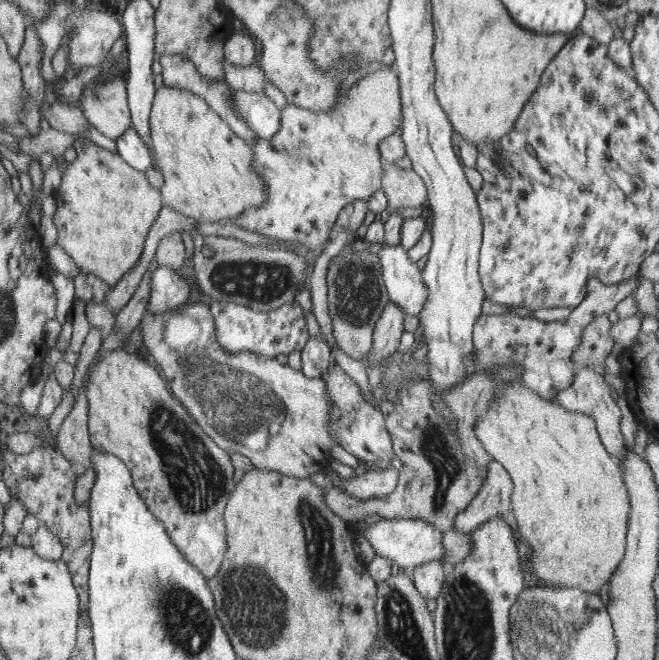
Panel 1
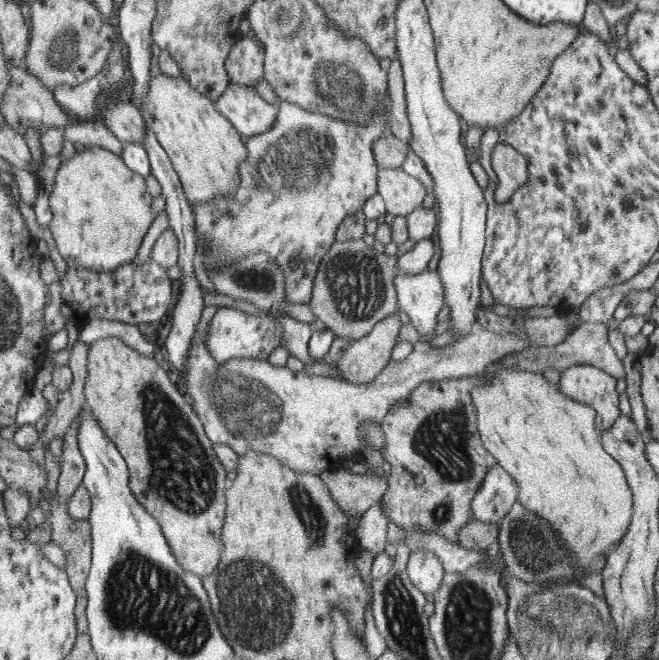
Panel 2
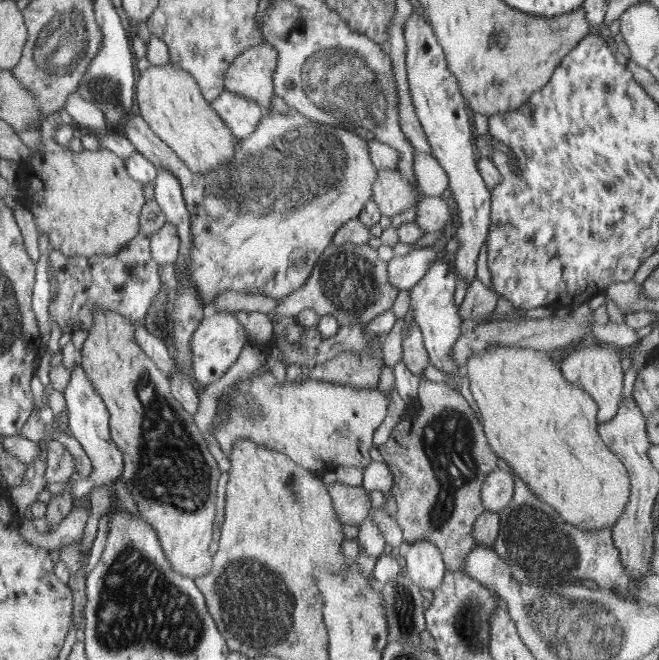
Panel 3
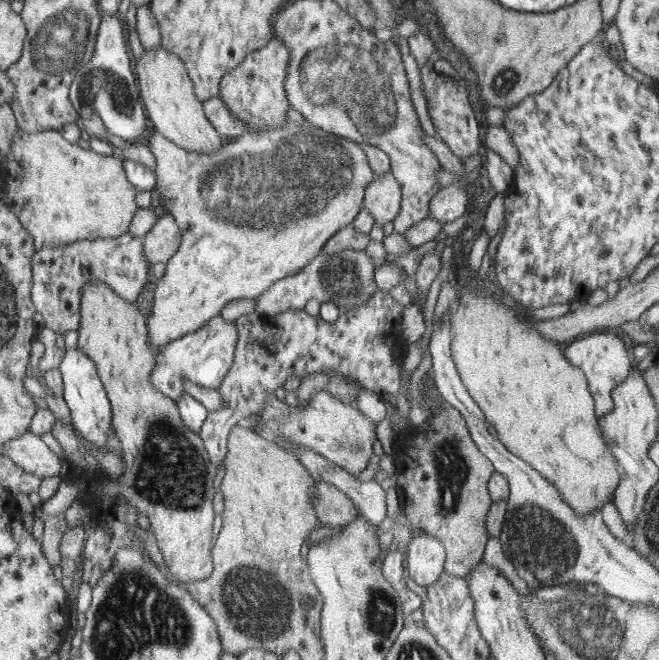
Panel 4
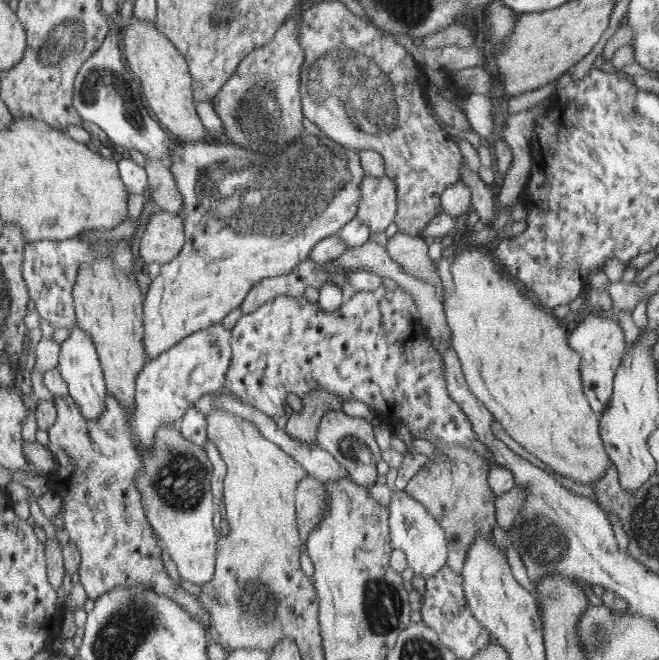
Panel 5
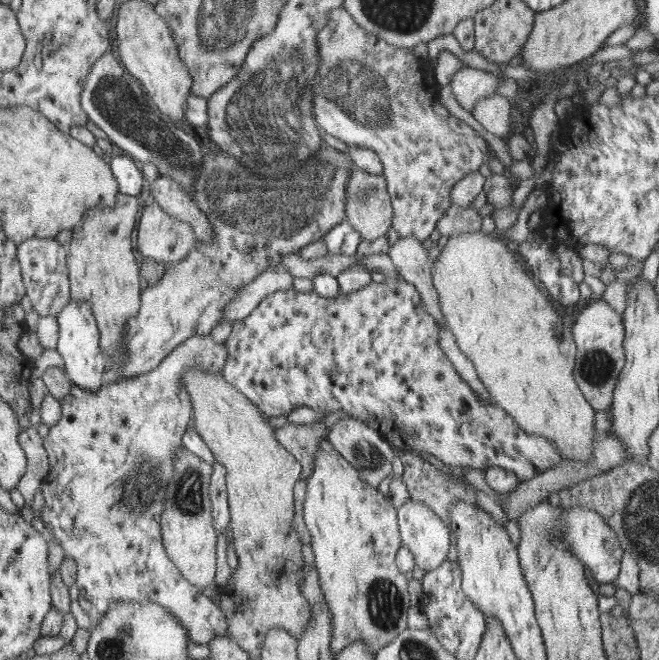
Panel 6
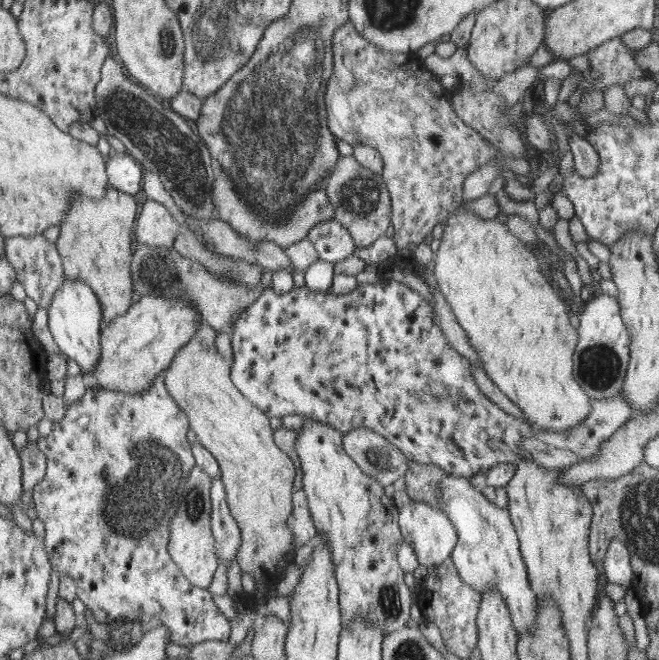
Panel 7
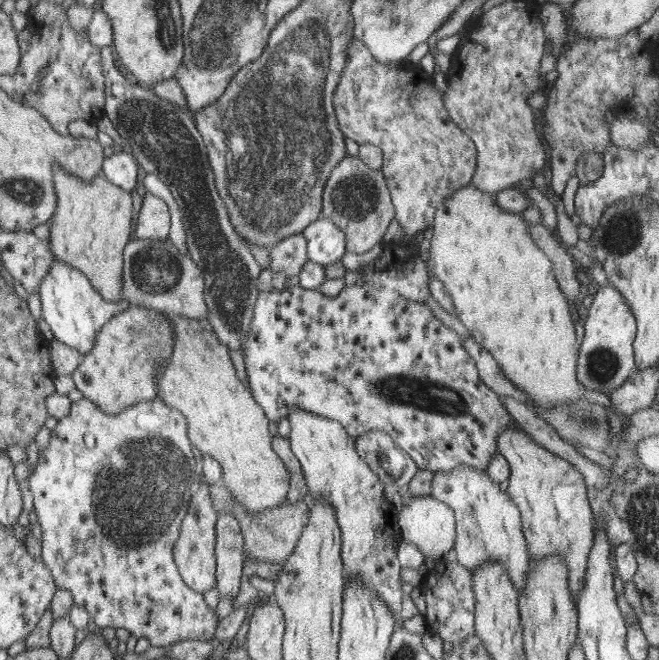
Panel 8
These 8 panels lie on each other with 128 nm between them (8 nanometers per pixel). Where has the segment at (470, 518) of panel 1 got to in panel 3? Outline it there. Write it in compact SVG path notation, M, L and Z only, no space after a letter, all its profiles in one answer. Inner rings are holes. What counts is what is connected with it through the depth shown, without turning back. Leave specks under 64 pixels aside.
M496 468L484 479L480 488L480 497L484 510L499 512L507 506L513 494L513 479L507 469Z

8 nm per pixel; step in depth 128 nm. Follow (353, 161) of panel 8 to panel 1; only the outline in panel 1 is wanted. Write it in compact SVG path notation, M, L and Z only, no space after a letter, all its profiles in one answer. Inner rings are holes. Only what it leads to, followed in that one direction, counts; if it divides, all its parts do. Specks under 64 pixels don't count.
M386 164L380 183L388 209L415 208L427 202L427 186L421 177L409 168L399 168L396 164Z

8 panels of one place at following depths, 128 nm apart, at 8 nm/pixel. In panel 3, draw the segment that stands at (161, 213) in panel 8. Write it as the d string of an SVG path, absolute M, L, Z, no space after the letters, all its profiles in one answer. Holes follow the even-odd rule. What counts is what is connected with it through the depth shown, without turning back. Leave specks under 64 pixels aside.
M164 221L157 232L148 237L150 257L157 265L175 264L177 248L180 248L179 239L176 225Z

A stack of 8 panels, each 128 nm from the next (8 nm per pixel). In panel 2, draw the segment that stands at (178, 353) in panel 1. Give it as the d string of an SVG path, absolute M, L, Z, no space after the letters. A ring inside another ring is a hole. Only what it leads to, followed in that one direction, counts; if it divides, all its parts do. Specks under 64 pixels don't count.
M207 306L201 310L199 321L189 343L186 368L182 374L179 374L181 378L179 386L195 405L195 411L199 414L200 421L207 426L210 438L214 443L229 446L237 455L245 451L265 453L296 473L311 473L318 476L320 472L311 472L311 470L317 464L323 464L325 448L339 450L341 446L343 458L357 461L357 452L362 443L361 428L358 428L357 424L361 425L363 421L367 421L367 423L373 422L373 425L380 425L389 409L400 399L409 396L409 393L419 383L475 376L484 372L489 364L527 348L527 336L521 334L521 331L509 331L508 335L501 336L501 334L493 334L493 331L473 329L467 336L463 336L463 340L457 340L442 348L430 348L428 344L415 342L413 344L415 350L411 350L407 358L400 362L389 360L387 366L375 379L366 383L350 383L333 377L307 375L303 370L292 372L285 365L271 365L267 360L250 357L231 359L224 364L216 362L212 359L206 343L208 342L208 326L217 308L217 306Z

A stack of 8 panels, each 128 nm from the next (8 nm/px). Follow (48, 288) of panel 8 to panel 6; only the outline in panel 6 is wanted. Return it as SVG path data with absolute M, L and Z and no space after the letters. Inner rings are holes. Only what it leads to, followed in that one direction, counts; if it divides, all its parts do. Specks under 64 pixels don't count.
M69 300L65 308L57 314L57 332L56 352L63 359L63 368L65 376L76 387L93 392L101 387L101 378L106 370L107 360L100 351L100 334L96 327L96 320L93 317L92 310L87 302L81 300Z

